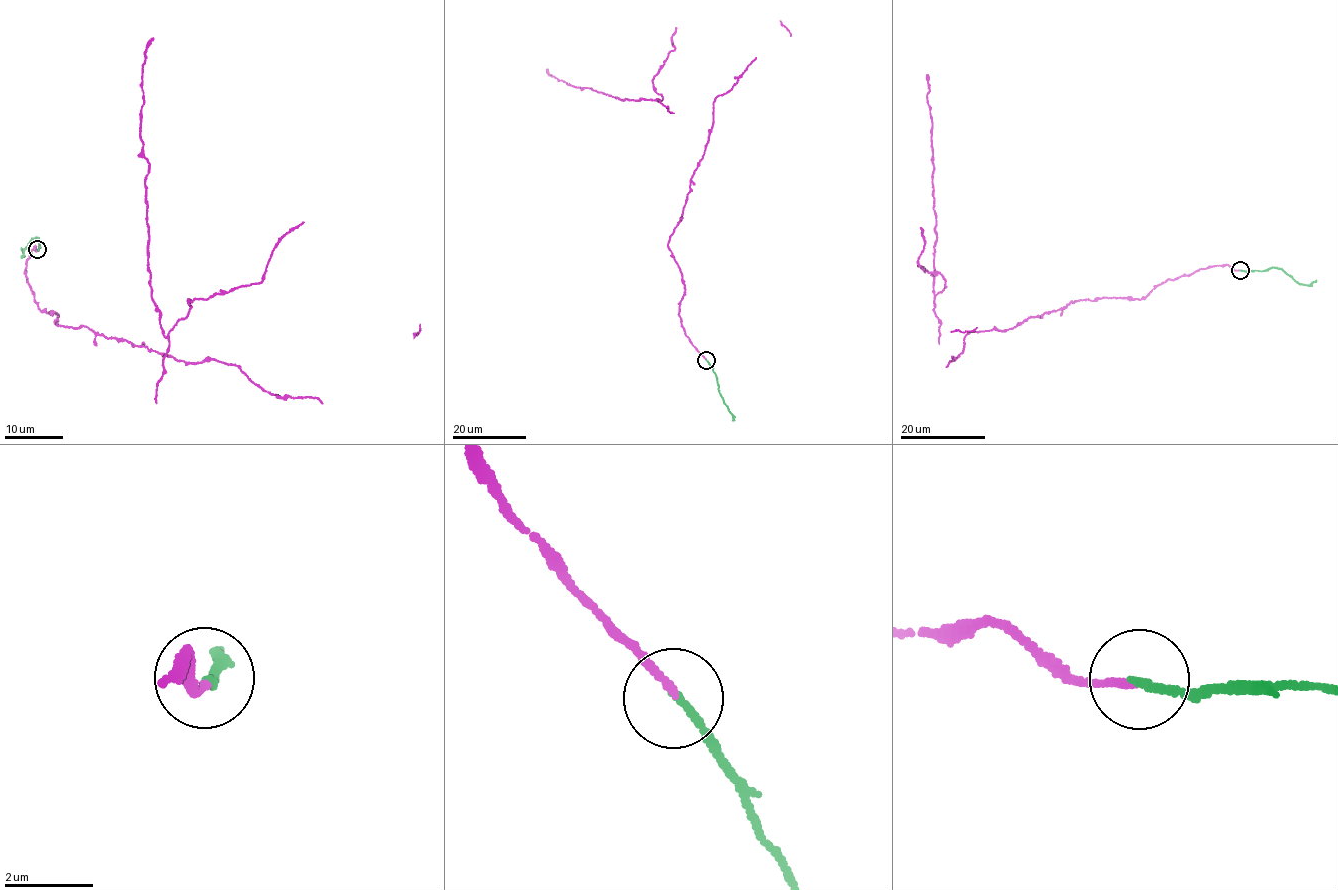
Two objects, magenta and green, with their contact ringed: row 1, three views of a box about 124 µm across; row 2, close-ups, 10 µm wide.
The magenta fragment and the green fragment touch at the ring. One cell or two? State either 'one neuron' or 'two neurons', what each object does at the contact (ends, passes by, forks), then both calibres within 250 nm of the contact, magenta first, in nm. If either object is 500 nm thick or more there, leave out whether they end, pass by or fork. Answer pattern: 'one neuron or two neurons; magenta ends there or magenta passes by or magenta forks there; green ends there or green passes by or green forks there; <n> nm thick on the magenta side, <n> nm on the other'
two neurons; magenta ends there; green ends there; 150 nm thick on the magenta side, 180 nm on the other

